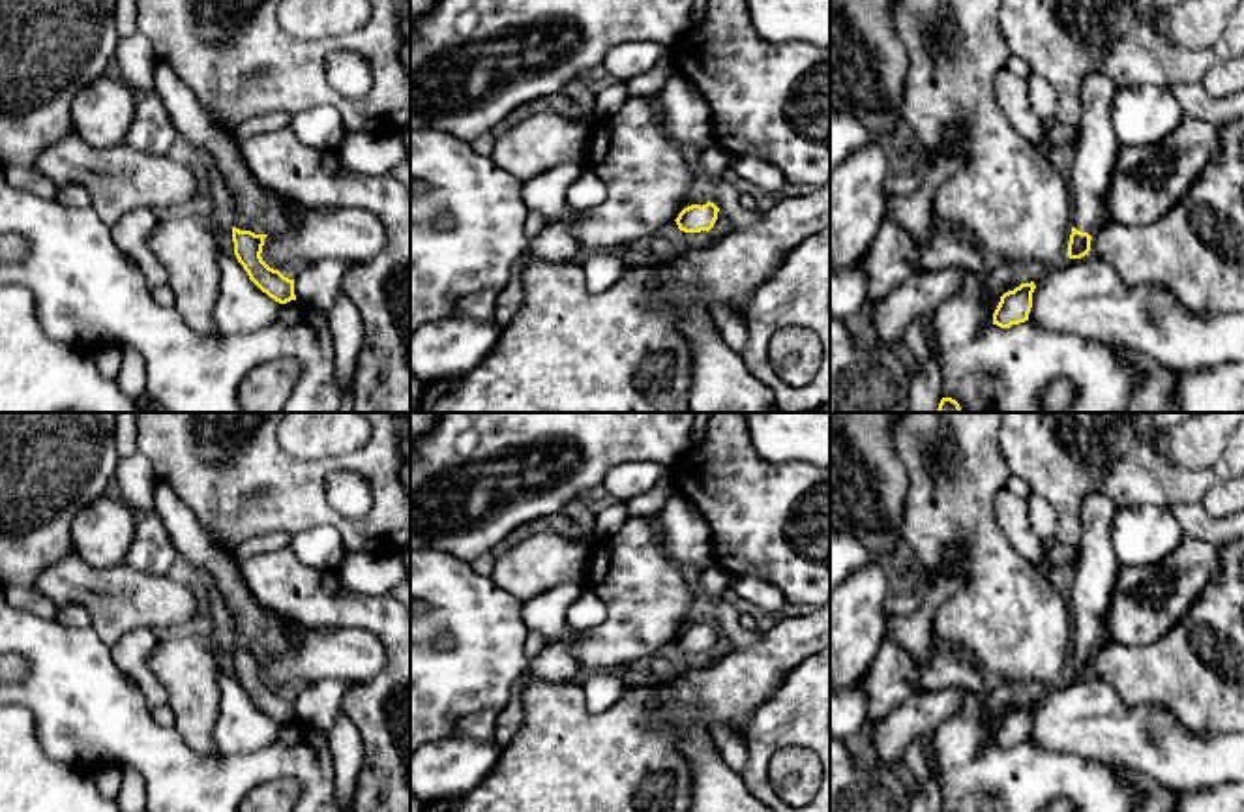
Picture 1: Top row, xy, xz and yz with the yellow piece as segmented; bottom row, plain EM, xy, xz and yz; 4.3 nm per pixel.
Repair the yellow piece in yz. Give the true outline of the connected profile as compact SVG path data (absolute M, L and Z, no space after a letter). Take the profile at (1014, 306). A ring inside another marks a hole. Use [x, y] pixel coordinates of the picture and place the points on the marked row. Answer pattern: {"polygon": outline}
{"polygon": "M1030 281L1021 283L1014 291L1004 293L993 313L993 324L1000 328L1010 328L1012 324L1029 321L1034 289L1036 285L1034 281Z"}

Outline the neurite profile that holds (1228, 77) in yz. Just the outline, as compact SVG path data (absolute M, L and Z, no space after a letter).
M1244 54L1208 69L1199 83L1212 98L1244 90Z

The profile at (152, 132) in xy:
M154 92L137 94L135 116L126 143L144 154L169 156L169 150L178 137L163 101Z

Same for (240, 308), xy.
M234 253L217 255L221 272L219 294L214 306L217 336L249 334L270 326L283 304L262 293L238 263Z

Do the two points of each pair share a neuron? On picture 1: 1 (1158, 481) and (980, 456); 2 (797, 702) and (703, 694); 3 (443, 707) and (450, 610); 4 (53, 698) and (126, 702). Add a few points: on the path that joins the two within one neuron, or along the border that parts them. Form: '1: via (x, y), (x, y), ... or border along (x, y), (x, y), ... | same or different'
1: border along (999, 432), (1001, 454), (1014, 473) | different
2: border along (795, 666), (755, 711), (742, 737) | different
3: via (452, 683), (463, 672), (463, 634) | same
4: via (72, 694), (83, 702), (107, 702) | same

